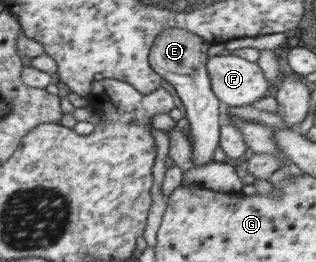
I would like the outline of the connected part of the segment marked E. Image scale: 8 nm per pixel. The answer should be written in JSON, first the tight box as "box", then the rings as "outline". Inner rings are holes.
{"box":[149,28,224,167],"outline":[[[170,28],[157,36],[149,54],[150,67],[173,86],[185,107],[185,119],[190,124],[189,137],[193,148],[191,159],[195,167],[203,167],[214,162],[213,154],[219,146],[220,126],[224,123],[221,116],[223,105],[212,92],[206,68],[209,48],[210,44],[201,37],[185,30]]]}

